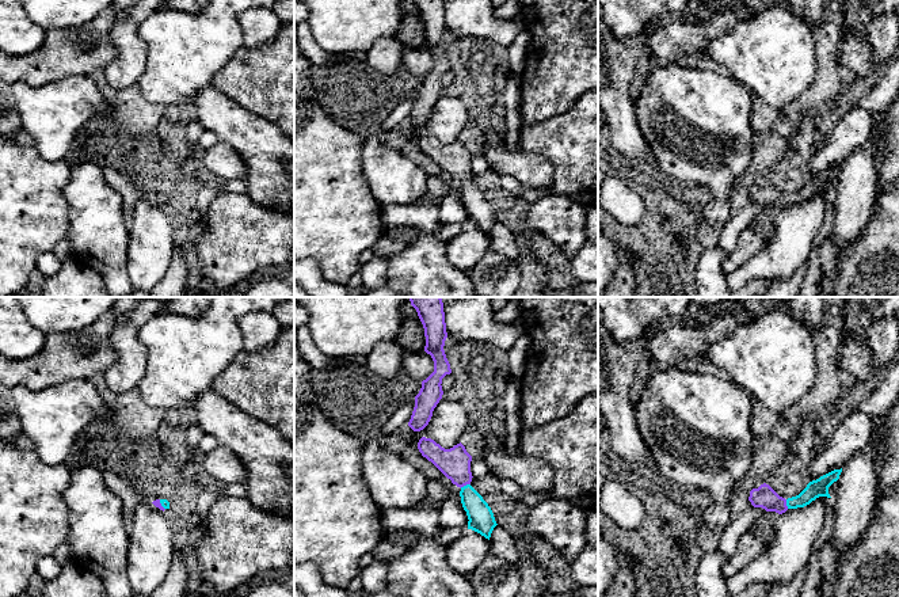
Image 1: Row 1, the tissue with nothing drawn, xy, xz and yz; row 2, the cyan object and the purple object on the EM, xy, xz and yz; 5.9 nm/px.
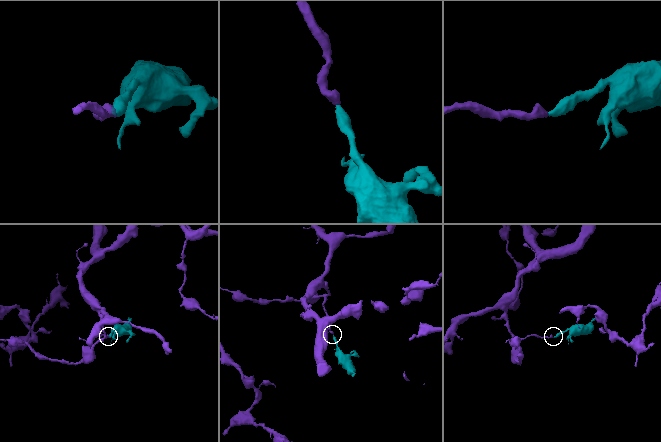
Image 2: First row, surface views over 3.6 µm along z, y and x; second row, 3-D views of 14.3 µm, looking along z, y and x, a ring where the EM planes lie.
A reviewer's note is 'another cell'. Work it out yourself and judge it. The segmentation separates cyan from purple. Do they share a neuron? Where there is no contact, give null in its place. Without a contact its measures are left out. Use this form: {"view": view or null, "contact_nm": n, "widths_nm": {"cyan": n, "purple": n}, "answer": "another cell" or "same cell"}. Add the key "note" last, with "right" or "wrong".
{"view": "xz", "contact_nm": 70, "widths_nm": {"cyan": 150, "purple": 190}, "answer": "same cell", "note": "wrong"}

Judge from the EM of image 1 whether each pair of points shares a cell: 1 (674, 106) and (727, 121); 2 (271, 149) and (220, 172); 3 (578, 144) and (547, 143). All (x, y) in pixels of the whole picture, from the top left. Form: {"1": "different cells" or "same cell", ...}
{"1": "same cell", "2": "different cells", "3": "same cell"}

